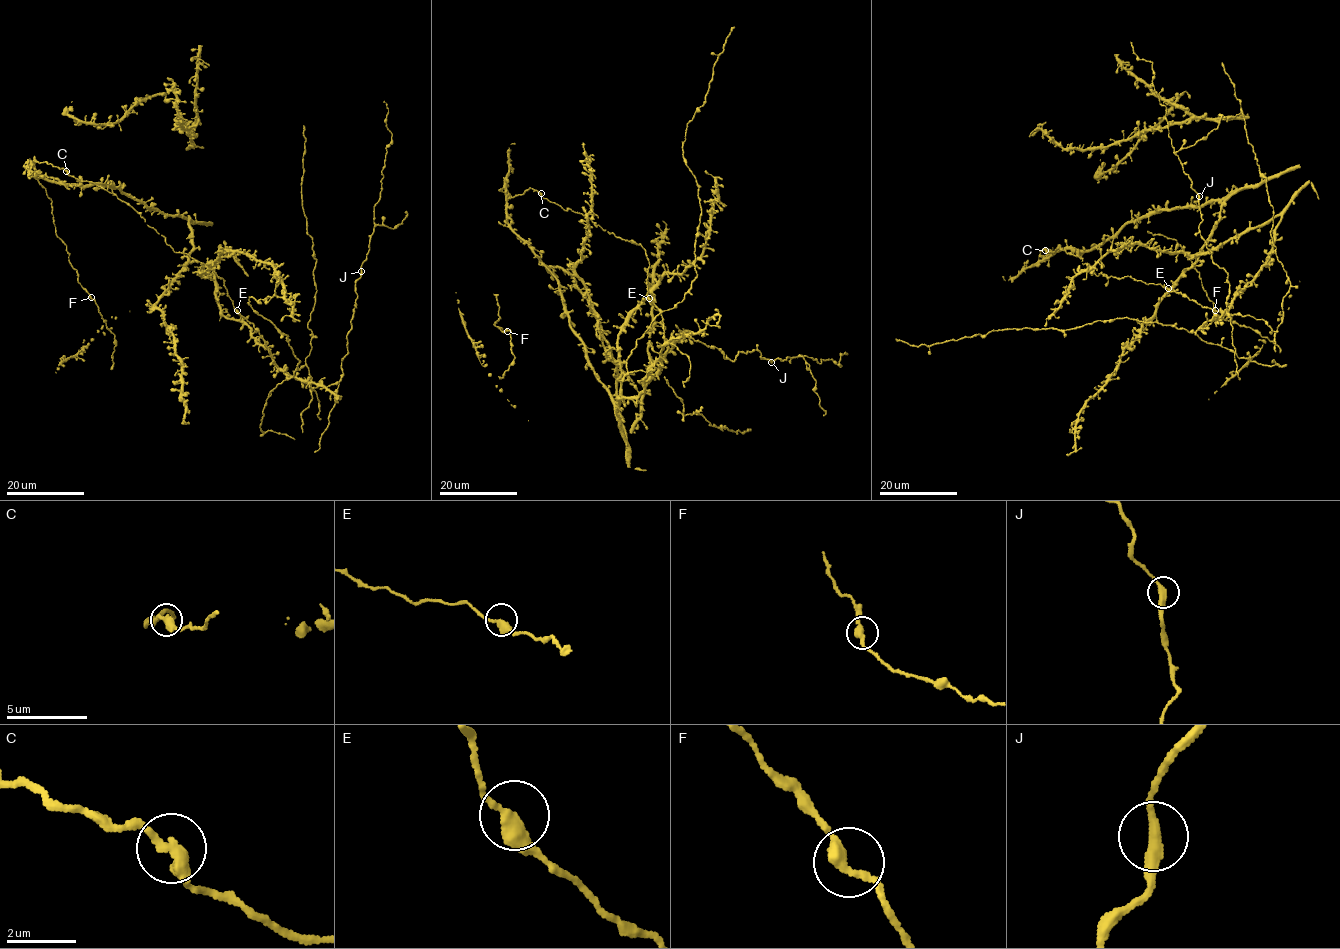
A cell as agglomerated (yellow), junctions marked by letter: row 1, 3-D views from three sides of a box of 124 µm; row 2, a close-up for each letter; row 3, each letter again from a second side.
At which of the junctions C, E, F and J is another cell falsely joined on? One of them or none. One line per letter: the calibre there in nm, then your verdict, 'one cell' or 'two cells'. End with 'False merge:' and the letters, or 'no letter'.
C: 340 nm thick; one cell
E: 360 nm thick; one cell
F: 320 nm thick; one cell
J: 320 nm thick; one cell
False merge: no letter

